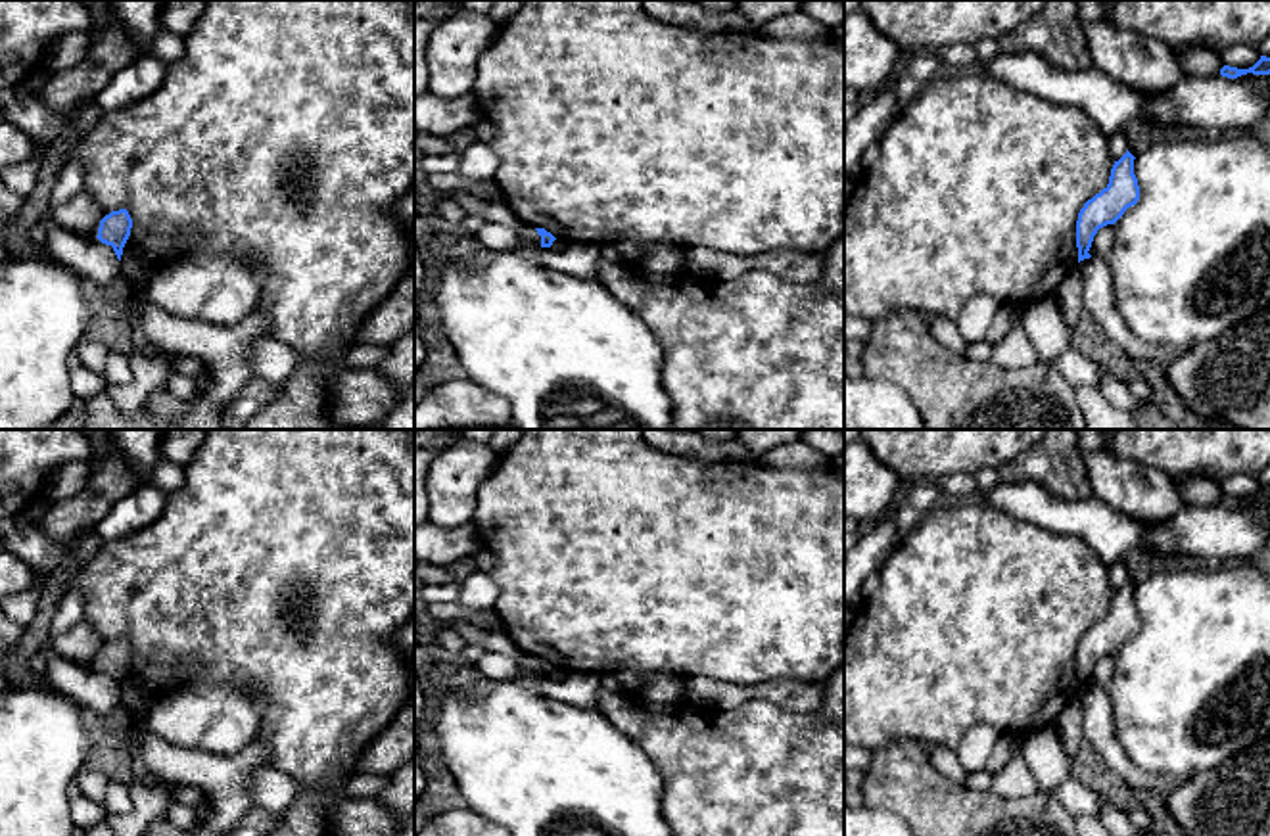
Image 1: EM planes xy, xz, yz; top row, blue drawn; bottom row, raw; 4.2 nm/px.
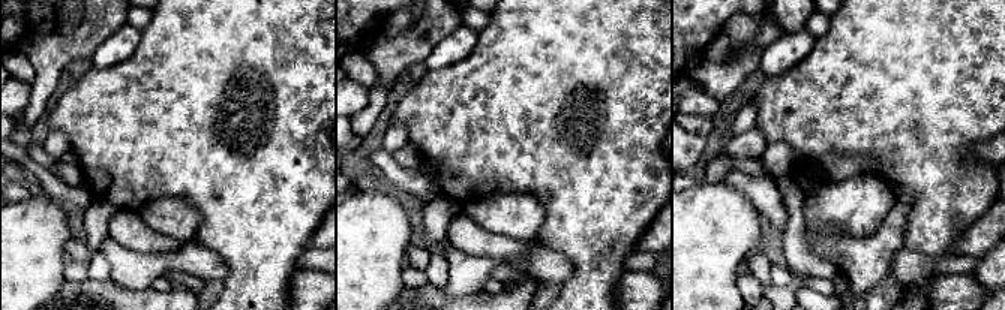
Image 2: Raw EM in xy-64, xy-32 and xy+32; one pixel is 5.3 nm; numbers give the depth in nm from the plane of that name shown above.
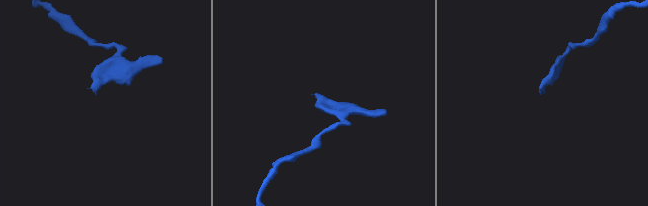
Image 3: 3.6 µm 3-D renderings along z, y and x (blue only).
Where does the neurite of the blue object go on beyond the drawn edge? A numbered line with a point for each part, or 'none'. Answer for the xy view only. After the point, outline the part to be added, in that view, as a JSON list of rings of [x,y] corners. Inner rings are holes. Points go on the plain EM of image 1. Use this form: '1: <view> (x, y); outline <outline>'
1: xy (93, 689); outline [[[50,642],[36,650],[48,663],[46,683],[94,711],[100,719],[109,717],[123,702],[111,675],[98,667],[84,667],[59,656]]]

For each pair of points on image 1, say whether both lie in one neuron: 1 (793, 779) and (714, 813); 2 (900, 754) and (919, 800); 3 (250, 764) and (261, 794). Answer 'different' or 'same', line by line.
1: same
2: same
3: different

